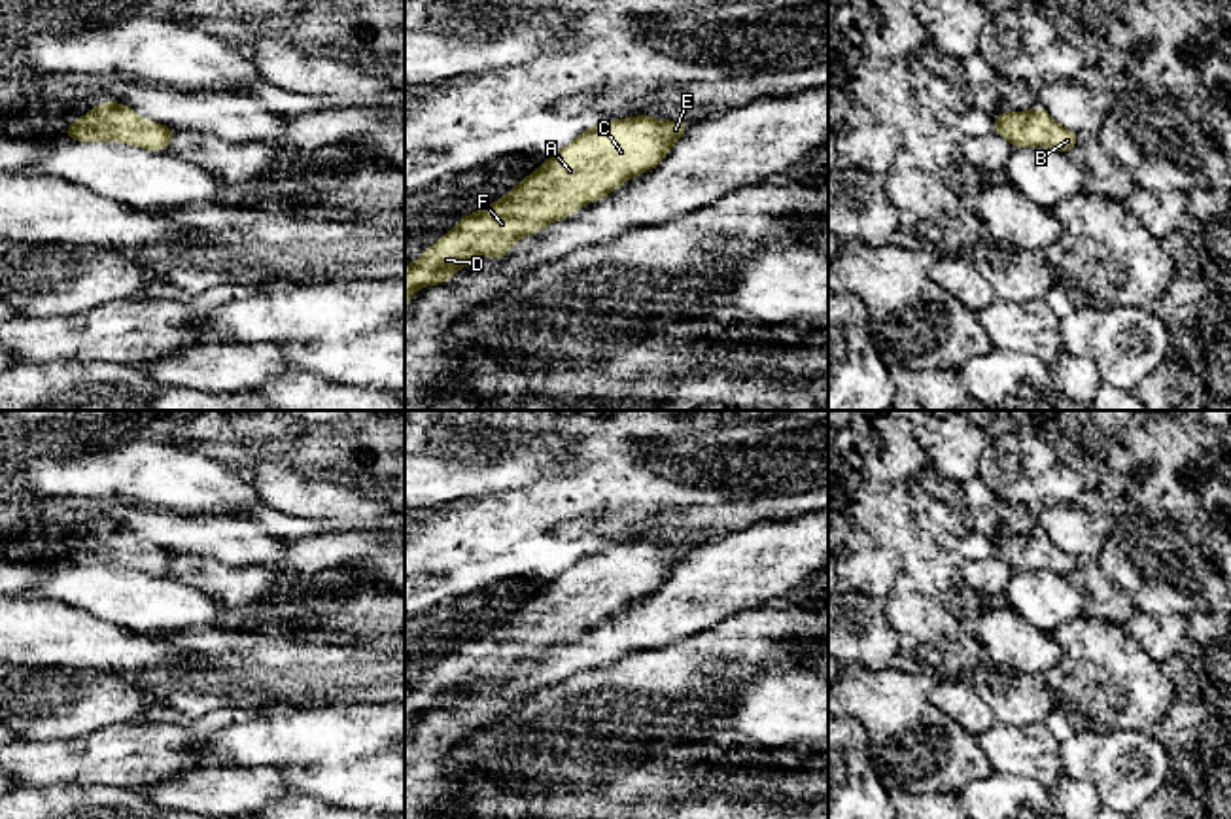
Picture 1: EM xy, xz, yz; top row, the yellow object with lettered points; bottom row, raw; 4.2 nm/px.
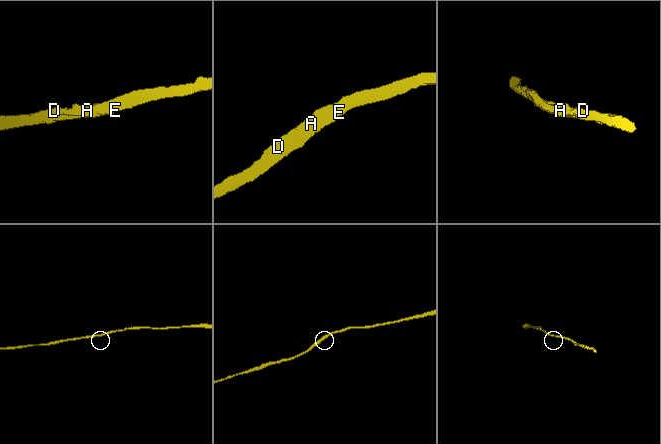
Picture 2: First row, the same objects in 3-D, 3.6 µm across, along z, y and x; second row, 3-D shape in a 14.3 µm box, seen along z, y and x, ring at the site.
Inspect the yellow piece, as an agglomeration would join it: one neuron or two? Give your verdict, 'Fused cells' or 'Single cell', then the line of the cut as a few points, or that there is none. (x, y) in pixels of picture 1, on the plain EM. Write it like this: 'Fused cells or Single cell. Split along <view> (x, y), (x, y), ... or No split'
Single cell. No split

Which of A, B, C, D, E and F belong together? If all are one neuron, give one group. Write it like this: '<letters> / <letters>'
A B C D E F

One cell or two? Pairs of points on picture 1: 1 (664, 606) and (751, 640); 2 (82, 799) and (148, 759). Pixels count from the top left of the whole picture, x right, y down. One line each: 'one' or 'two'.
1: two
2: two

